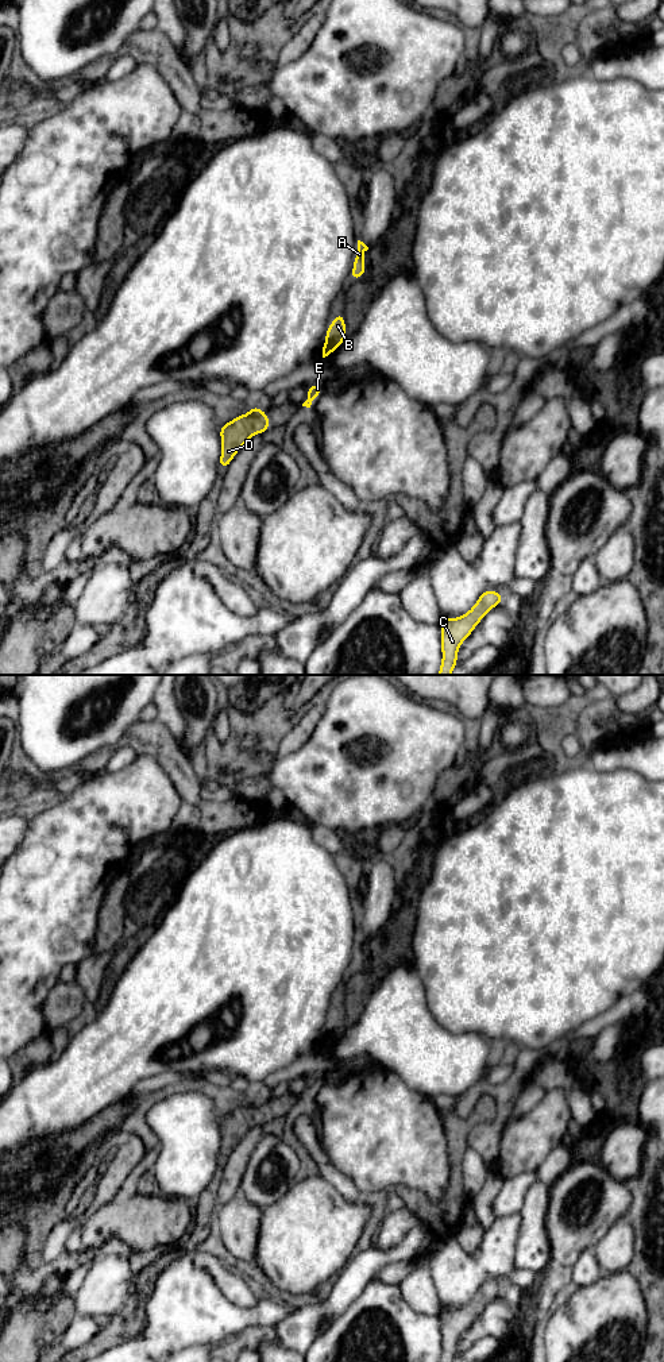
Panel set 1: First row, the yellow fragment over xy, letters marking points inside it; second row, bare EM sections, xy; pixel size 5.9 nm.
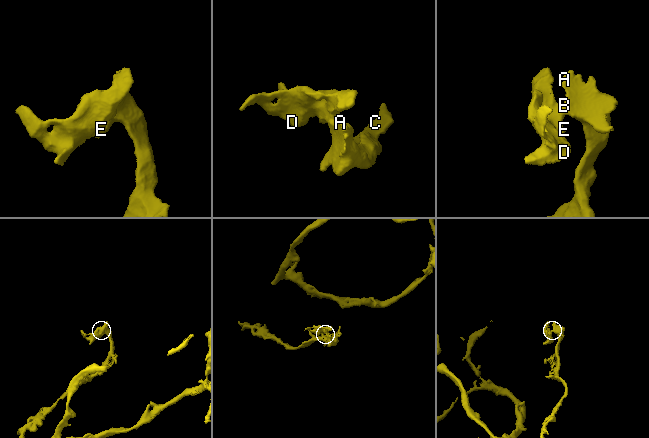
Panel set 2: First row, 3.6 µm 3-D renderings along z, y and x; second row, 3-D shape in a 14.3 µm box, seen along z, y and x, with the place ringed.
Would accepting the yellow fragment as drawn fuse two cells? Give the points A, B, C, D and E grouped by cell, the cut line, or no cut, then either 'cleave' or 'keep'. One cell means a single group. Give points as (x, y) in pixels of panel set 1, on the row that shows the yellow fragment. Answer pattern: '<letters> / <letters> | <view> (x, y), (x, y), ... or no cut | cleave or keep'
A B C / D E | xy (325, 342), (336, 347) | cleave

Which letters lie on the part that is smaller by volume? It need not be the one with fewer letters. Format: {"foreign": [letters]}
{"foreign": ["D", "E"]}

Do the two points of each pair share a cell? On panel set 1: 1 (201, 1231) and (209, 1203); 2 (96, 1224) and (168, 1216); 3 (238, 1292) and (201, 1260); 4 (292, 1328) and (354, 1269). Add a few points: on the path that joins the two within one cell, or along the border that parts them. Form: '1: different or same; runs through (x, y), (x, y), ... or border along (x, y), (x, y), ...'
1: same; runs through (204, 1224), (204, 1210)
2: same; runs through (114, 1219), (150, 1219)
3: same; runs through (228, 1283), (211, 1265)
4: same; runs through (309, 1318), (323, 1311), (347, 1287)

